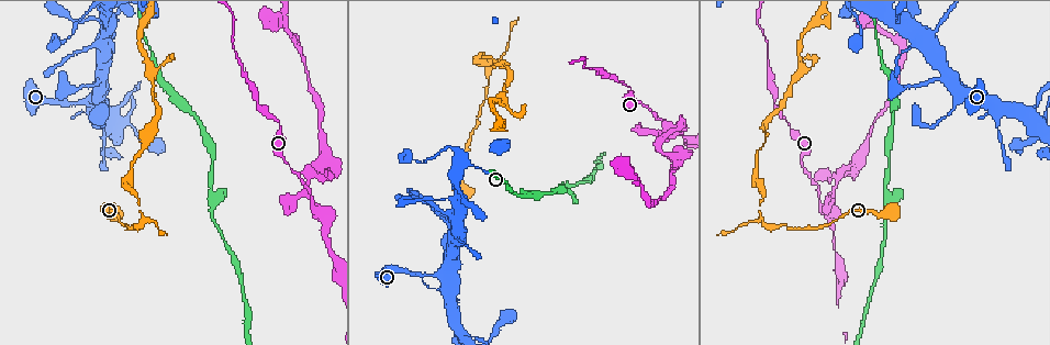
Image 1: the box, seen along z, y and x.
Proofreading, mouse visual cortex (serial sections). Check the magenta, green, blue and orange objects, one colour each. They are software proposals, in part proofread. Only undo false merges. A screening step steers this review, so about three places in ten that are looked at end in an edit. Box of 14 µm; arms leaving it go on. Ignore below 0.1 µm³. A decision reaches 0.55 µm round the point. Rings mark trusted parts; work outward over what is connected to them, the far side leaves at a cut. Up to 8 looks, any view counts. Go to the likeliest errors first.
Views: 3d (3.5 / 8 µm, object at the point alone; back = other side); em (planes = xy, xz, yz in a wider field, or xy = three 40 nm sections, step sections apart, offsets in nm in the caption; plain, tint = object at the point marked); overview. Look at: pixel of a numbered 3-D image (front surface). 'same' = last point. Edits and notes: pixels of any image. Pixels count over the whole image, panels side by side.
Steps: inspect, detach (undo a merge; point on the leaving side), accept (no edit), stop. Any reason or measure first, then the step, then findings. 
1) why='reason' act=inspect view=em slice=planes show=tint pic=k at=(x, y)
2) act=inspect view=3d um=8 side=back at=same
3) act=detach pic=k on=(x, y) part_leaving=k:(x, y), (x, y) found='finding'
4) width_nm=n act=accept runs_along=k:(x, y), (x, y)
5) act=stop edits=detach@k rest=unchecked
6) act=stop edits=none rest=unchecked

why='arms run side by side' act=inspect view=3d um=8 pic=1 at=(316, 212)

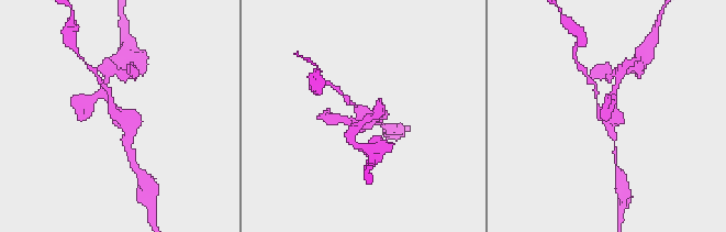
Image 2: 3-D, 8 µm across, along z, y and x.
act=inspect view=em slice=xy step=5 show=tint pic=2 at=(115, 116)

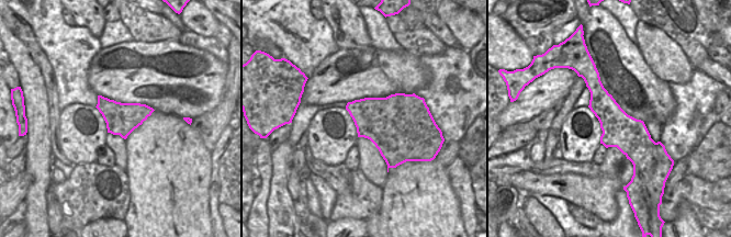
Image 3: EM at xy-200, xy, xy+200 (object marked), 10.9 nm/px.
act=accept found='continuous, no second cell'

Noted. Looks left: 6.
why='sudden change in width' act=inspect view=3d um=8 pic=1 at=(761, 212)

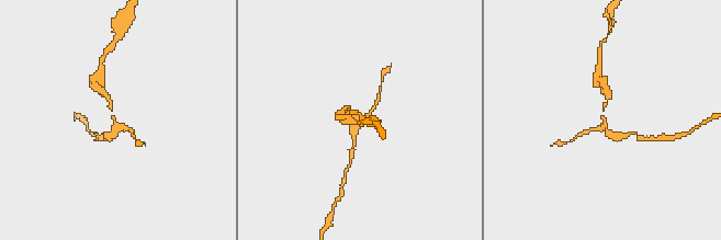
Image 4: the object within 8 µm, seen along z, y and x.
act=inspect view=em slice=planes show=tint pic=4 at=(604, 110)

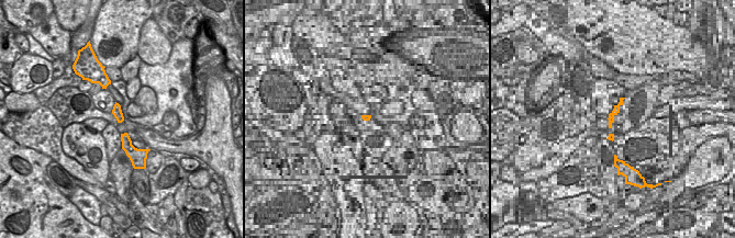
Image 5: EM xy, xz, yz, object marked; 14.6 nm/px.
act=accept runs_along=4:(109, 137), (115, 121), (110, 99), (97, 86) found='all the same cell'

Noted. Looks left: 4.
act=inspect view=3d um=3.5 pic=1 at=(463, 332)

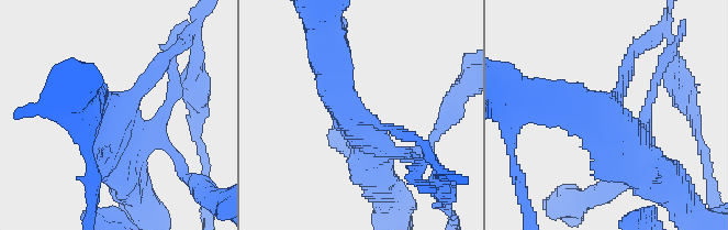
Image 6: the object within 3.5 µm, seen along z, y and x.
why='now the EM' act=inspect view=em slice=xy step=2 show=tint pic=6 at=(364, 116)

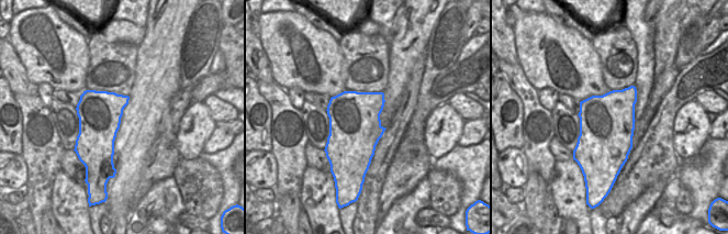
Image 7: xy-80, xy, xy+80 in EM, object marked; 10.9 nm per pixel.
width_nm=600 act=detach pic=6 on=(405, 137) part_leaving=6:(385, 127), (420, 141), (433, 164), (443, 166) found='a second cell is stuck on'

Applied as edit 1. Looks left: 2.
act=stop edits=detach@6 rest=unchecked

